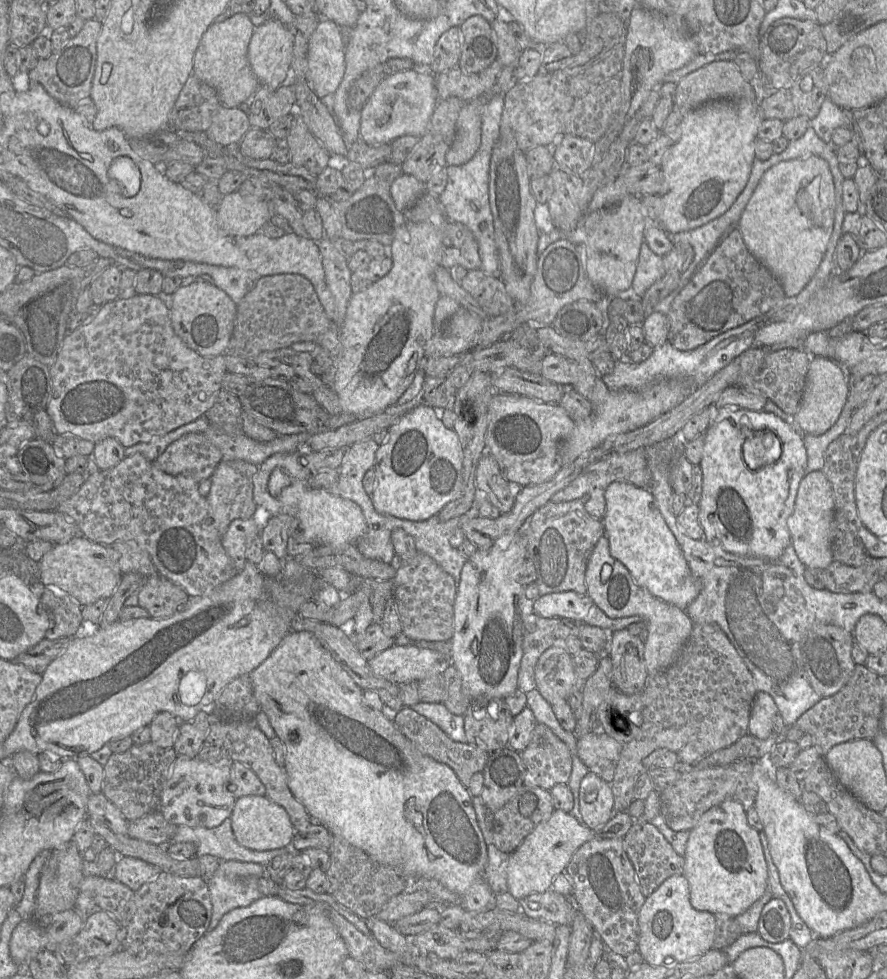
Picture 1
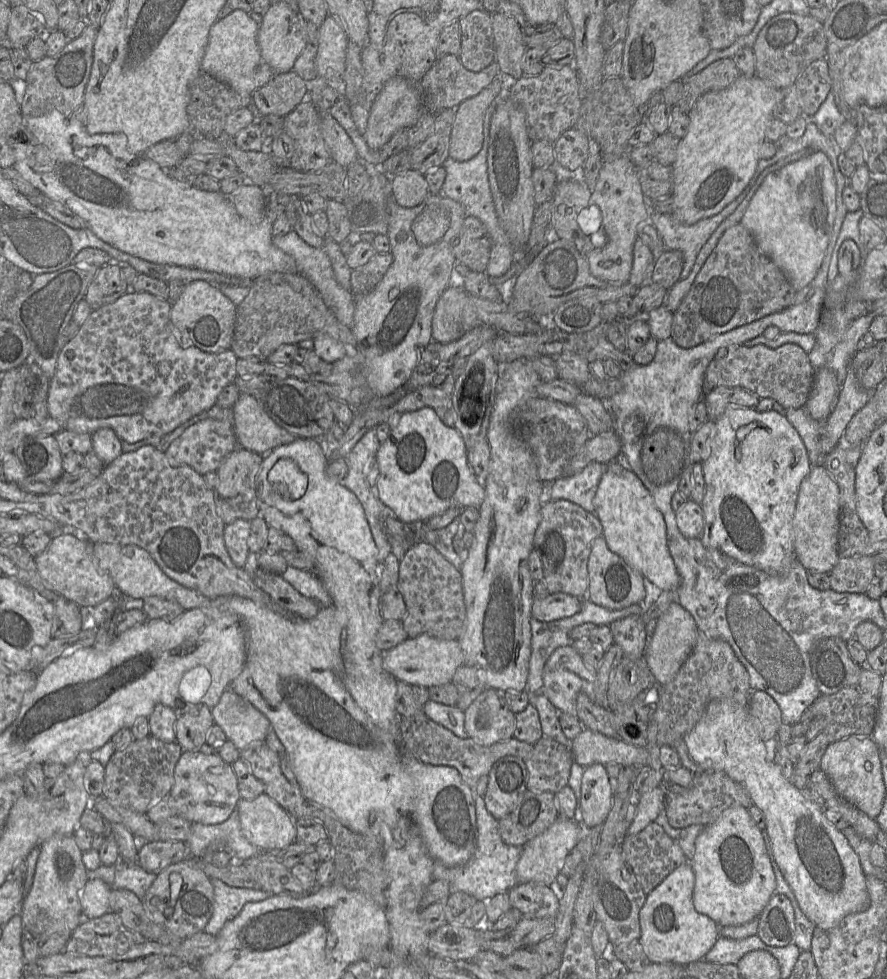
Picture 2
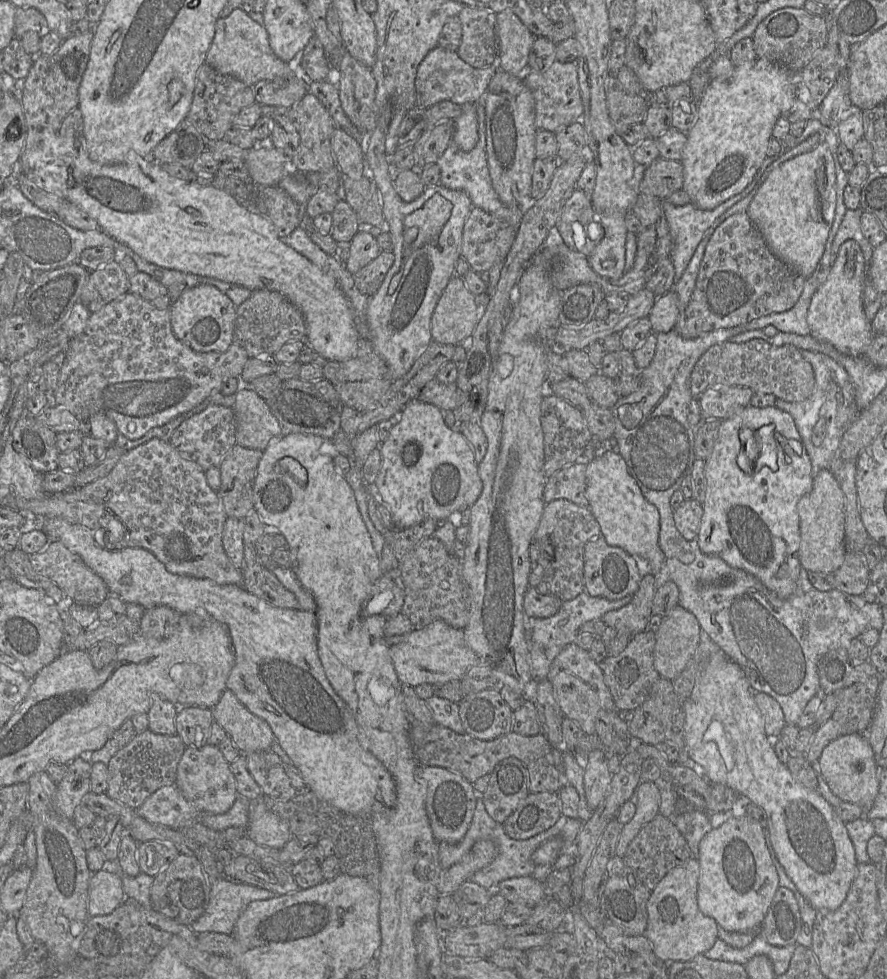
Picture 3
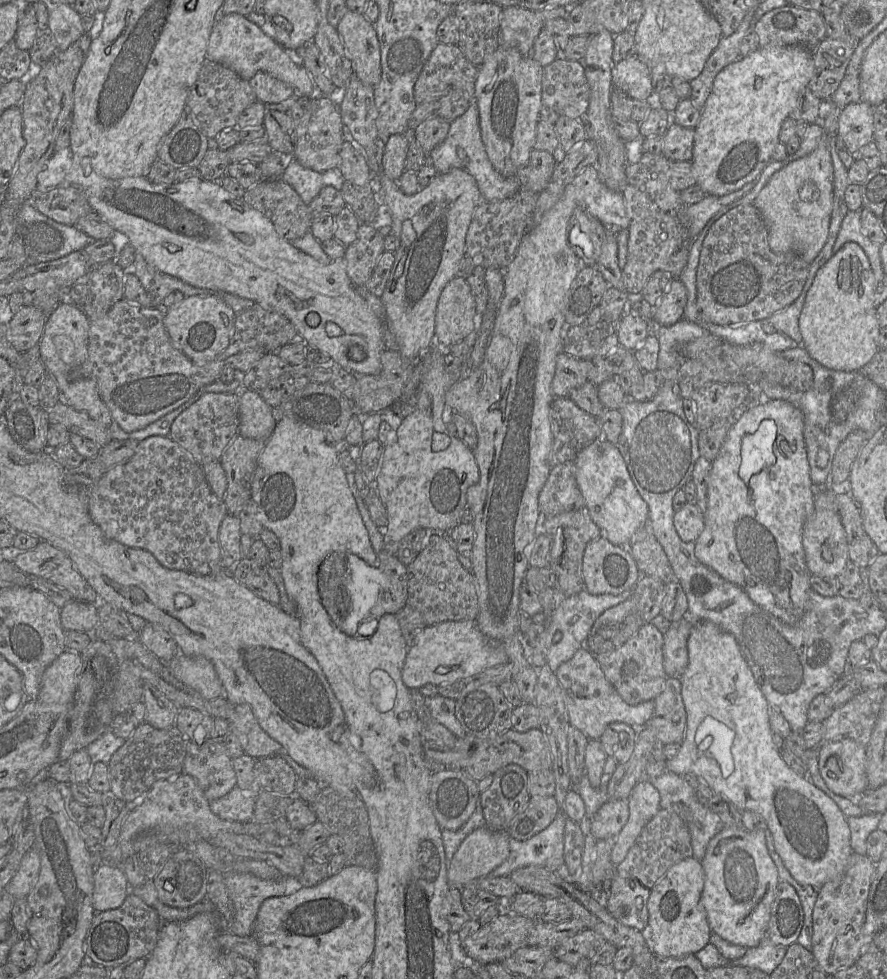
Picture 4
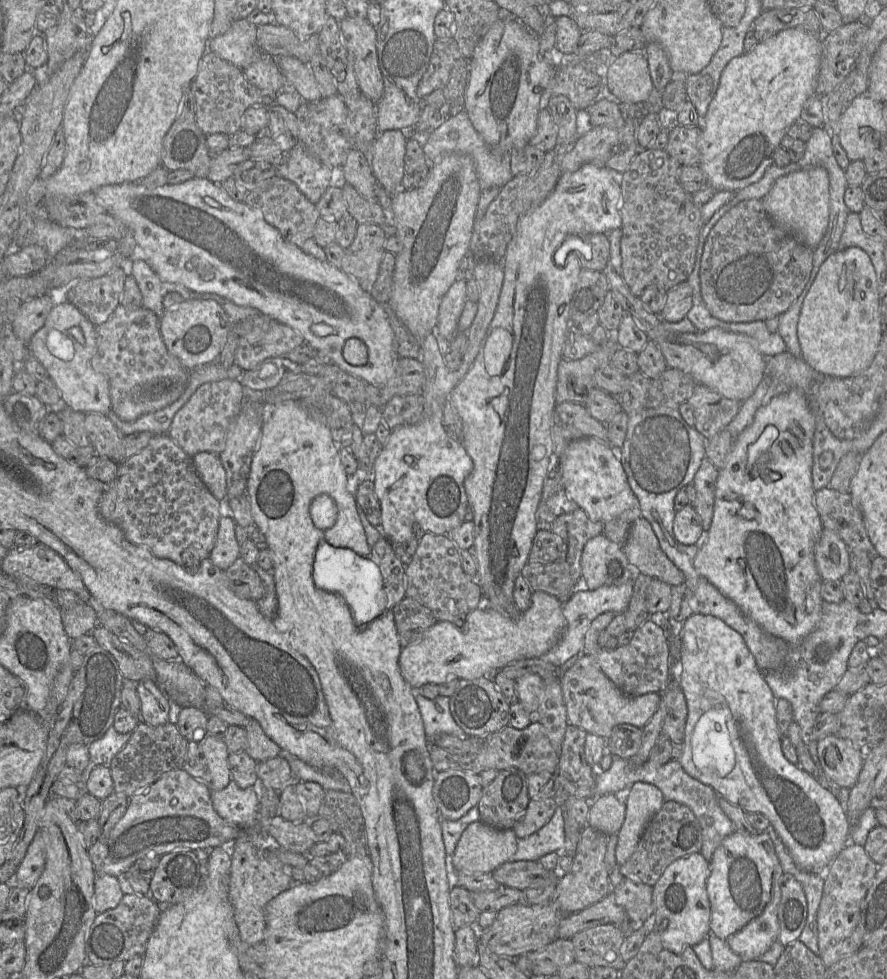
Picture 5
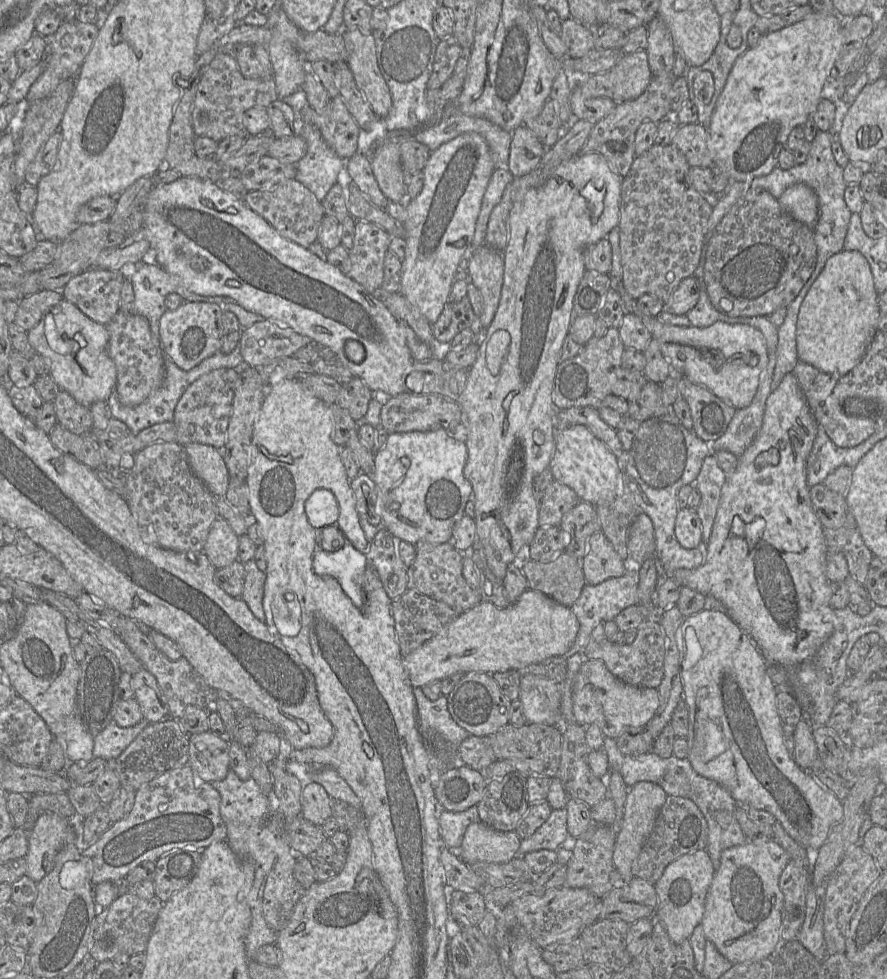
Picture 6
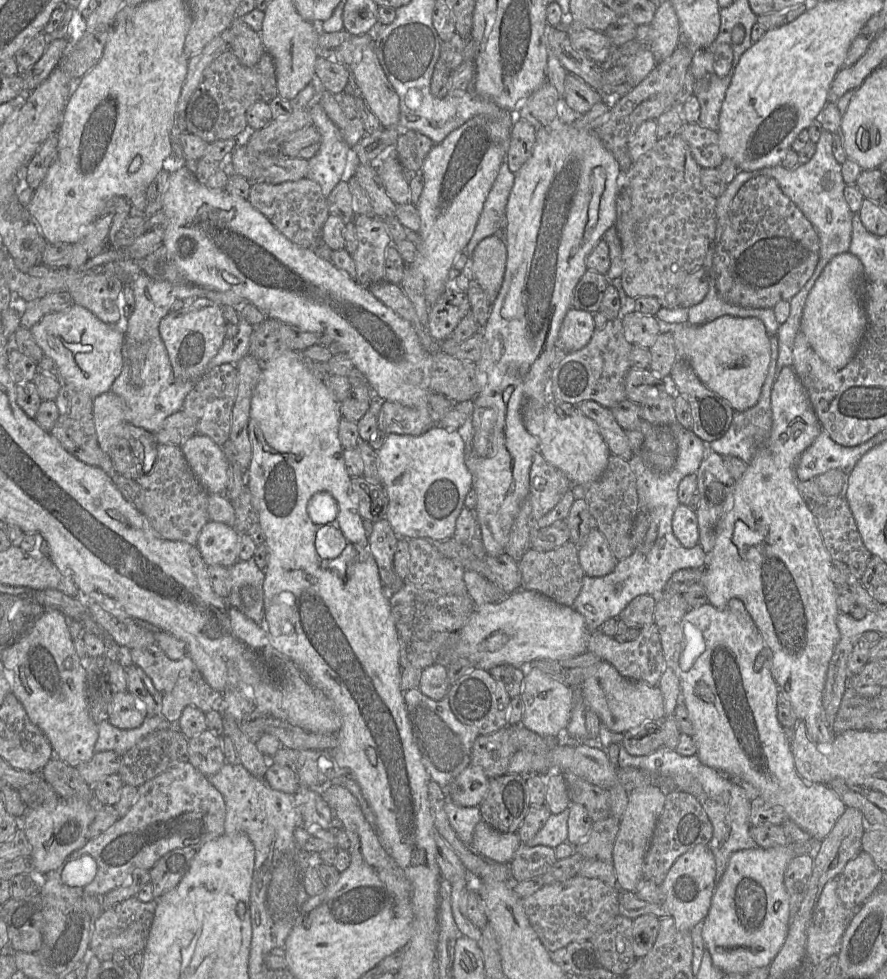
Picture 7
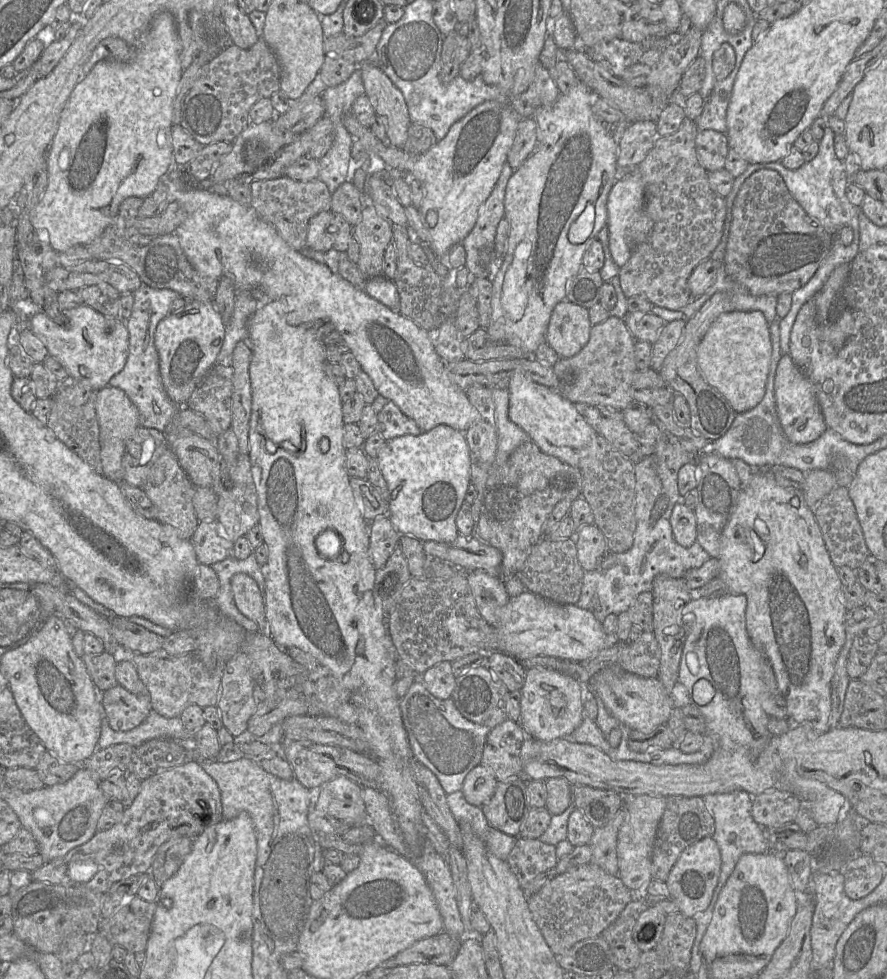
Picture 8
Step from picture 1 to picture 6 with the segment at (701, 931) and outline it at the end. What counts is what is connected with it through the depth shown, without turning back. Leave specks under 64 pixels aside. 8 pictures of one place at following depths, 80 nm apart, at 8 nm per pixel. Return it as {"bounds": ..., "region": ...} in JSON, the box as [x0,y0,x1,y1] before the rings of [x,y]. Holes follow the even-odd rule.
{"bounds":[655,850,715,944],"region":[[[706,850],[694,851],[670,863],[662,877],[656,882],[658,905],[655,909],[656,918],[662,921],[670,939],[679,944],[690,938],[695,927],[701,924],[708,889],[712,882],[715,869]]]}

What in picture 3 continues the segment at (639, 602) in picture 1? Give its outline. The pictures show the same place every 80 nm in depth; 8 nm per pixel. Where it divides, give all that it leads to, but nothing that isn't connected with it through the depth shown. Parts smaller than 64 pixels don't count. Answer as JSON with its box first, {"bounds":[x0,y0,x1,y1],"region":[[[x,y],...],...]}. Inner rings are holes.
{"bounds":[584,535,701,681],"region":[[[602,535],[586,543],[584,547],[584,585],[588,595],[608,600],[619,600],[632,596],[639,587],[642,575],[642,563],[623,549],[609,546]],[[677,605],[655,634],[654,667],[661,678],[674,681],[693,658],[701,639],[696,617]]]}

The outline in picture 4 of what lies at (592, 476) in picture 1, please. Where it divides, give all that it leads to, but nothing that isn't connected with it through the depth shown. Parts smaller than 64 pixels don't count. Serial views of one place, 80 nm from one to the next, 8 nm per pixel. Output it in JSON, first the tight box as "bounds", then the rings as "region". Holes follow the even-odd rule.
{"bounds":[538,462,585,517],"region":[[[565,462],[551,468],[538,503],[543,517],[585,507],[584,498],[576,482],[573,462]]]}

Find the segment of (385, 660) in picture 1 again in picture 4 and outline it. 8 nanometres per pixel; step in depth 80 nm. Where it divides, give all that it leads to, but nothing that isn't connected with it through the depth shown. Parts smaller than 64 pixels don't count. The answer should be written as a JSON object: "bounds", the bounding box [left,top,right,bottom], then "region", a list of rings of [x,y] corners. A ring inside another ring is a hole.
{"bounds":[402,620,508,690],"region":[[[475,620],[444,621],[426,626],[407,647],[402,681],[411,690],[419,690],[427,684],[436,687],[457,681],[468,681],[485,669],[505,664],[508,656],[501,644],[486,638]]]}

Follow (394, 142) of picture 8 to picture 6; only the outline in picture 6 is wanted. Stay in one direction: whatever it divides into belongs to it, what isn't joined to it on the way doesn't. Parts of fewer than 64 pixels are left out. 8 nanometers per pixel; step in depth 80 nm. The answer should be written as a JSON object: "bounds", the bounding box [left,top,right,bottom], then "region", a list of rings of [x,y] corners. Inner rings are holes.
{"bounds":[343,30,392,119],"region":[[[343,30],[347,63],[372,111],[384,119],[392,108],[389,87],[379,69],[373,30]]]}

